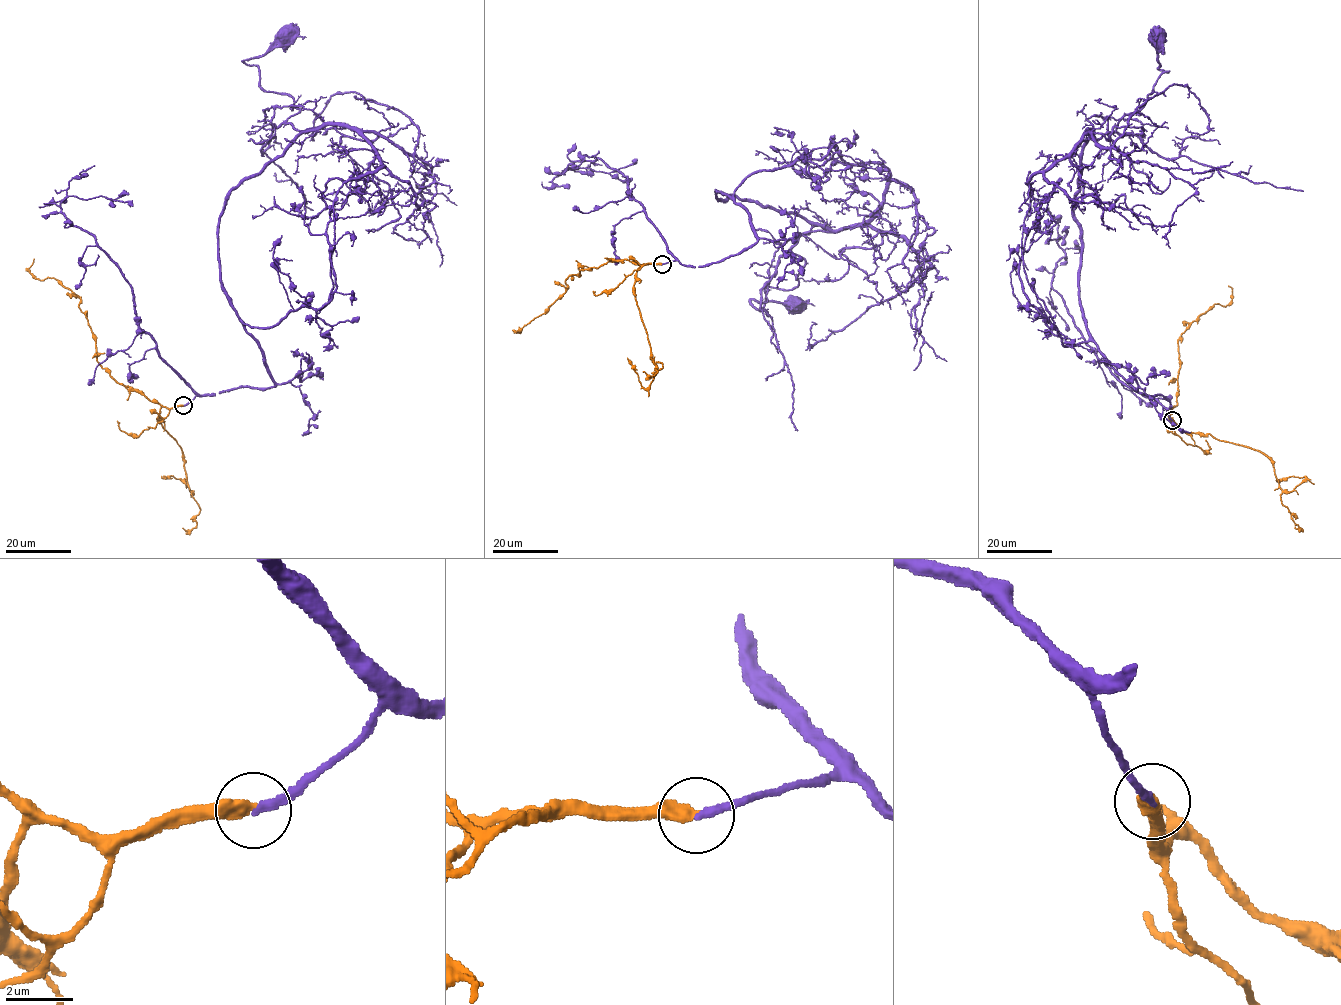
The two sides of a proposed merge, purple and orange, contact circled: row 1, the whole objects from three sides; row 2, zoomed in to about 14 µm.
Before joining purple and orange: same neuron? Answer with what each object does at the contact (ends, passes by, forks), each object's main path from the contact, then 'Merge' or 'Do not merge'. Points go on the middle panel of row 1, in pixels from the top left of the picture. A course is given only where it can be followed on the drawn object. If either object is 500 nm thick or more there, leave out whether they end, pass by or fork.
At the ring purple ends. At the ring orange ends. Course of purple: (662, 264), (757, 240), (716, 189), (760, 202), (828, 230), (791, 248), (796, 286), (751, 302), (796, 304). Course of orange: (662, 264), (625, 259), (579, 269), (580, 275), (570, 275), (566, 289), (540, 315), (515, 332), (522, 330). Do not merge

